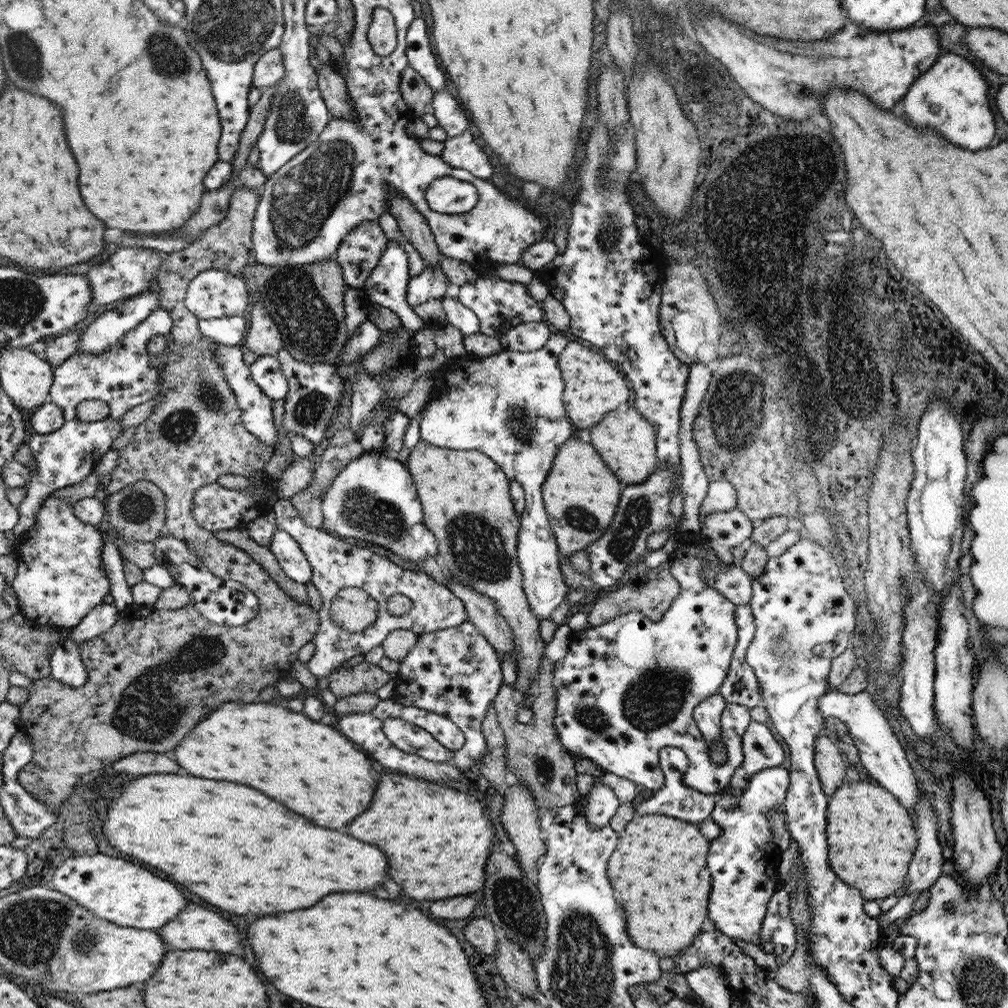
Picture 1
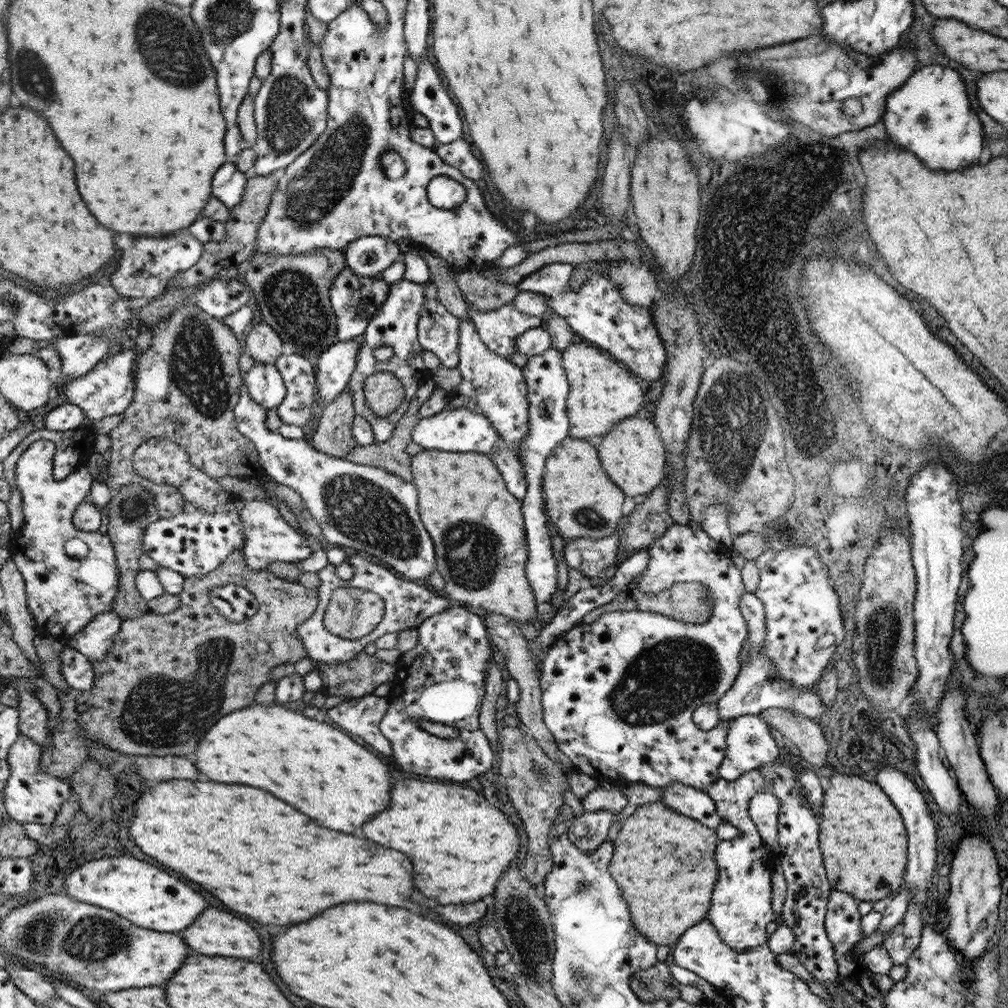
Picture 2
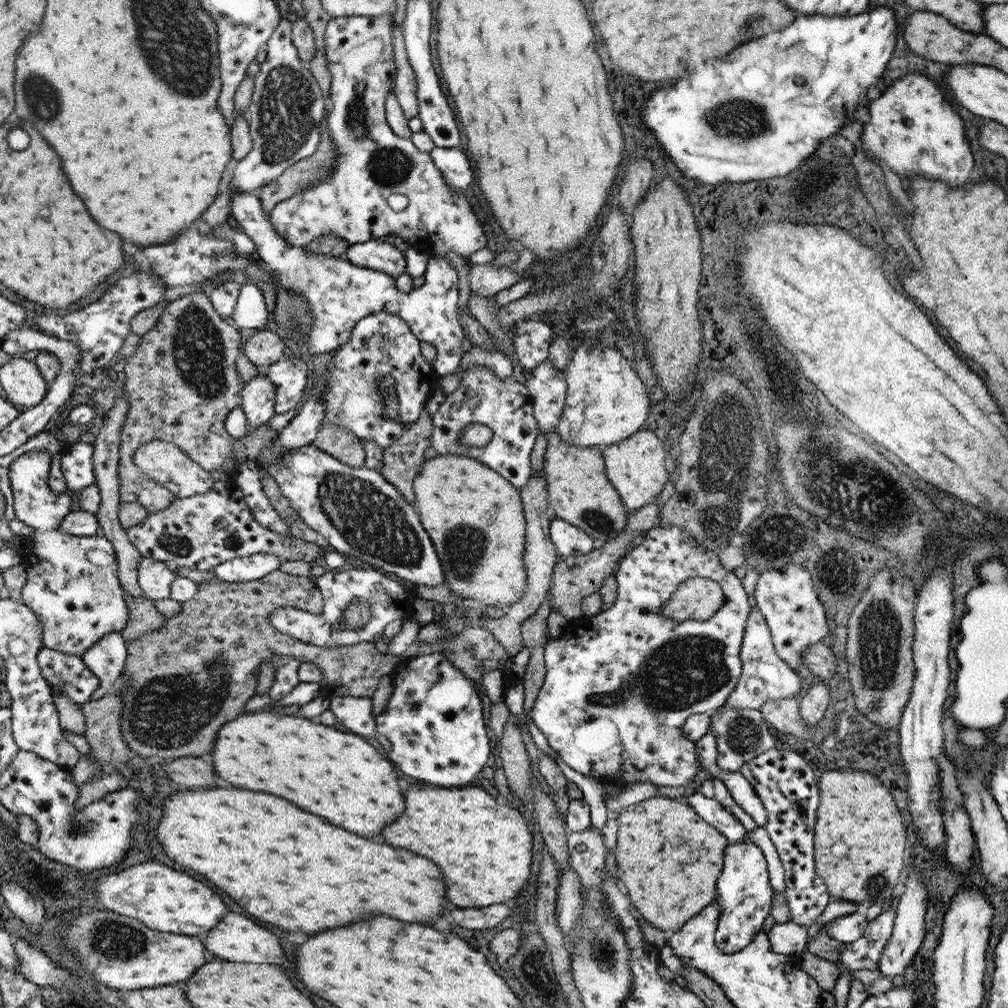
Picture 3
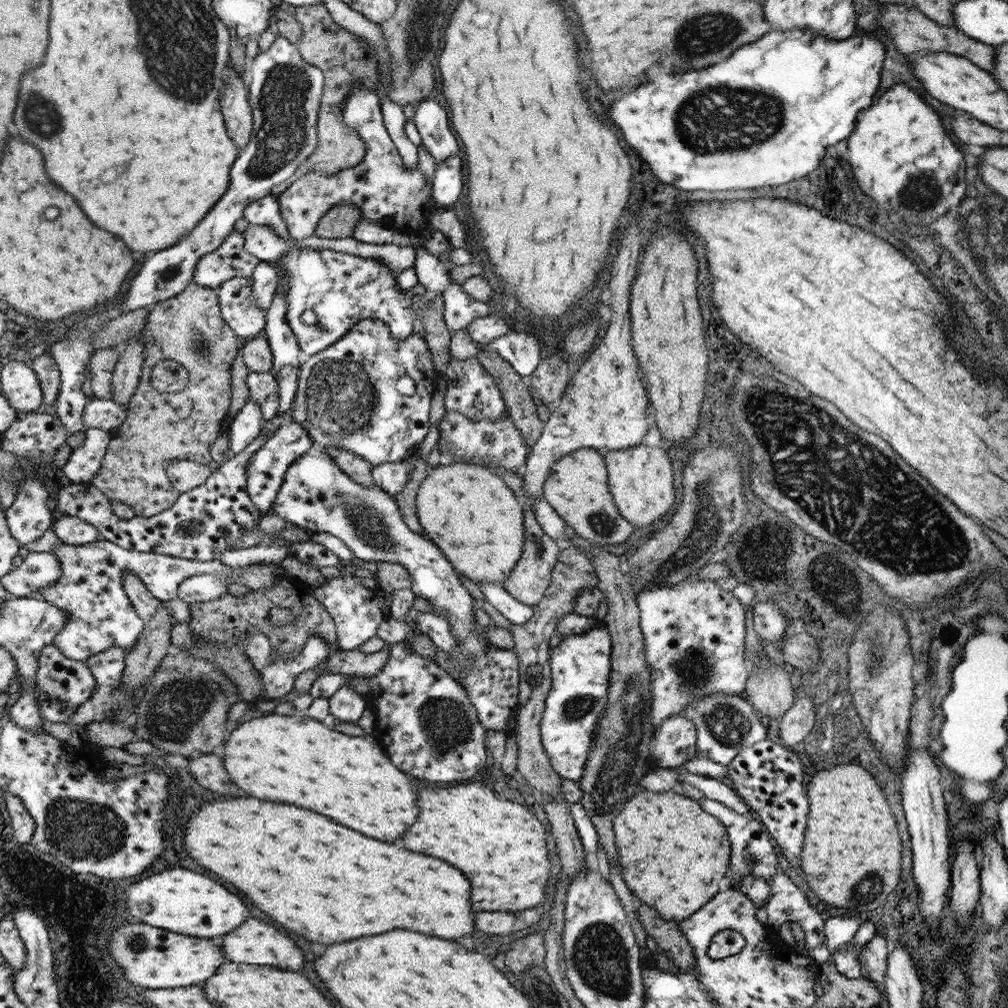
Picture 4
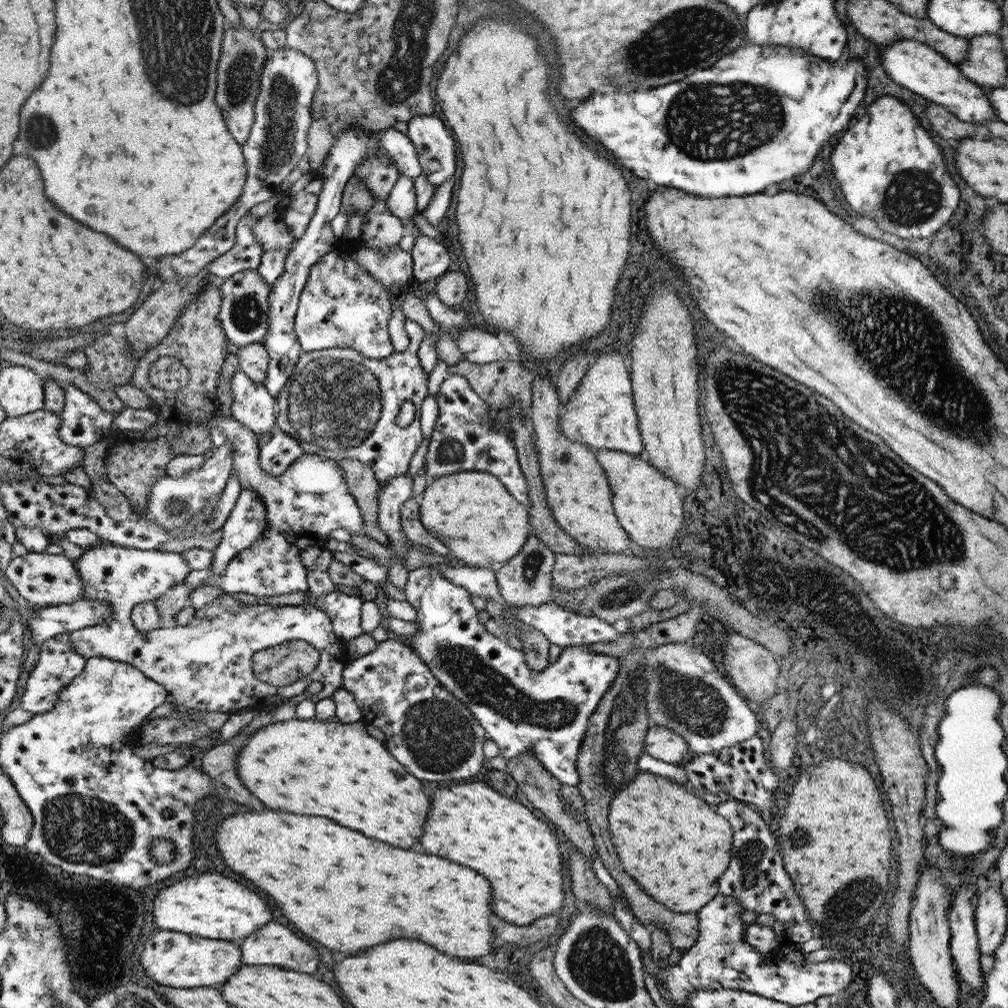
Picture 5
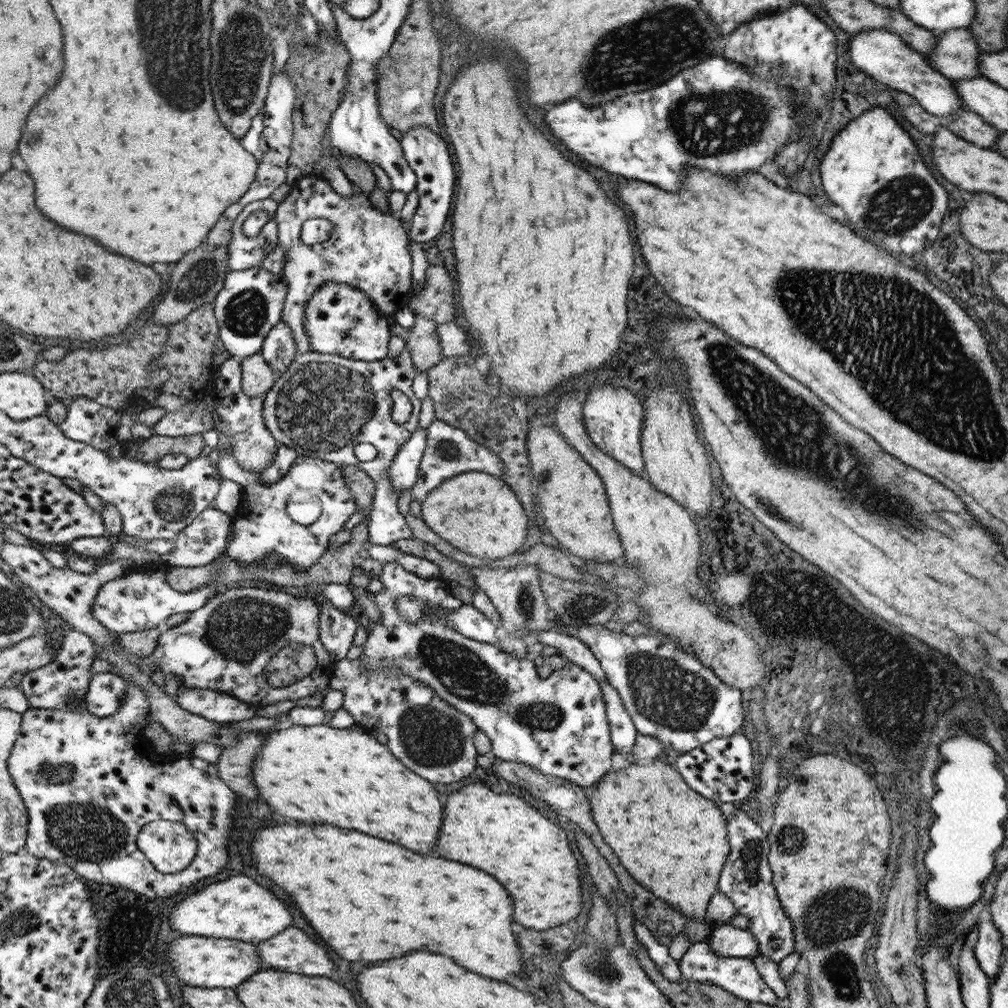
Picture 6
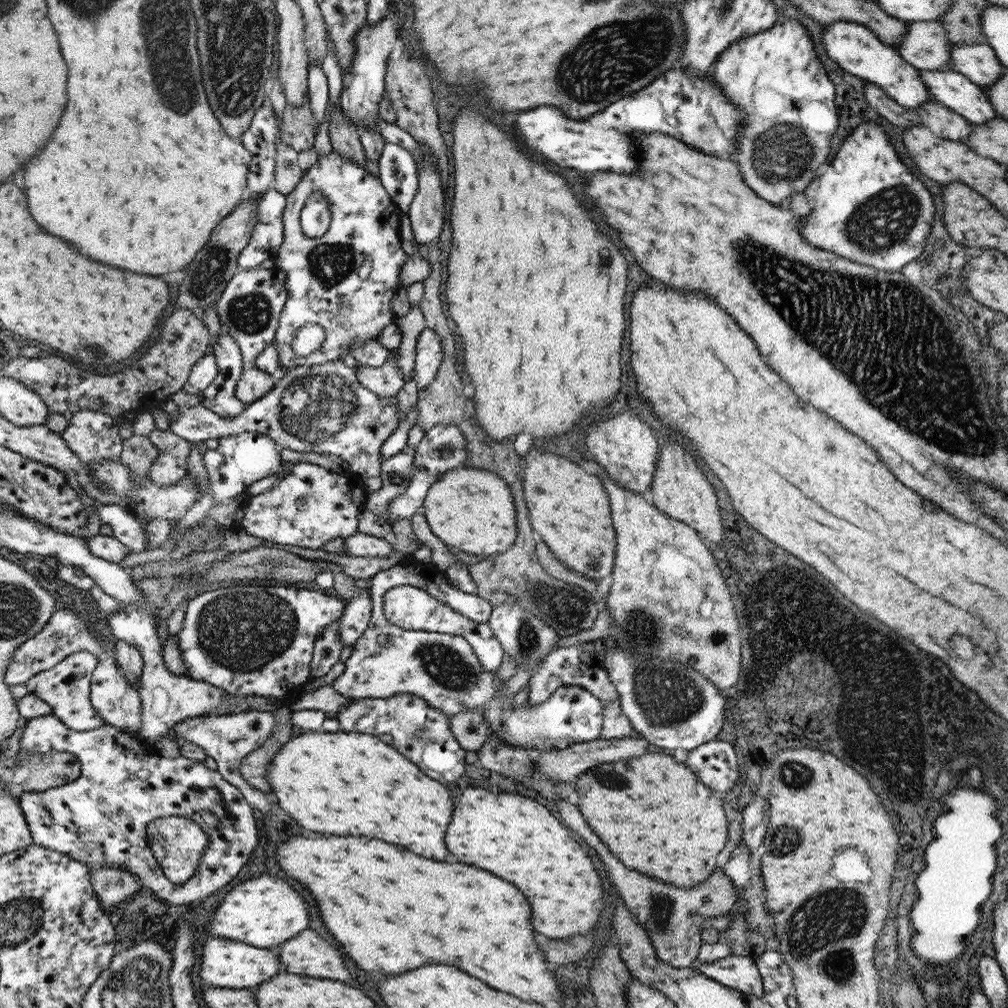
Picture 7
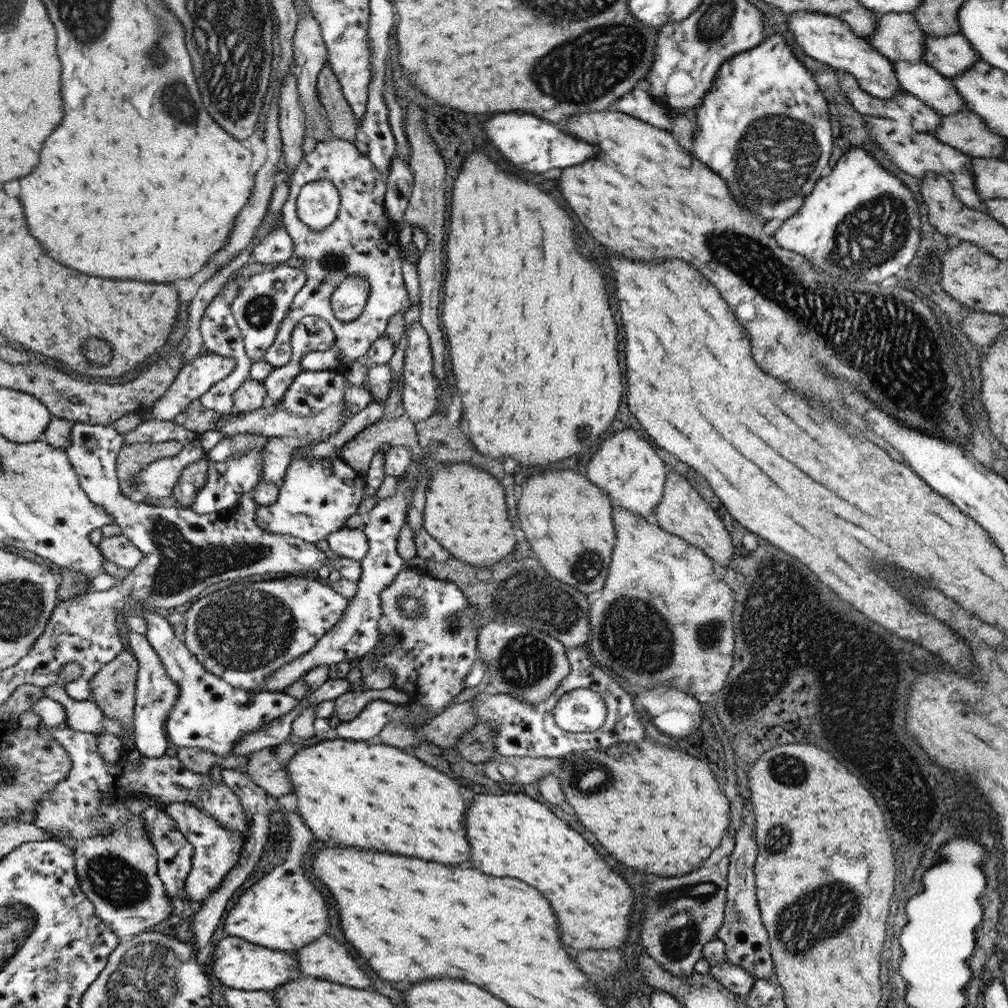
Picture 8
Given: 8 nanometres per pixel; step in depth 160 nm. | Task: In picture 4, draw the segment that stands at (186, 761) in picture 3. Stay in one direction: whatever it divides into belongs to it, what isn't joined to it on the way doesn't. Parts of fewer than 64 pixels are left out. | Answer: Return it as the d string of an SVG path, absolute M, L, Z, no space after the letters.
M214 754L190 758L187 770L200 786L204 786L212 792L220 792L226 796L246 796L246 792L242 792L230 780L228 772L222 772L222 758L216 758Z

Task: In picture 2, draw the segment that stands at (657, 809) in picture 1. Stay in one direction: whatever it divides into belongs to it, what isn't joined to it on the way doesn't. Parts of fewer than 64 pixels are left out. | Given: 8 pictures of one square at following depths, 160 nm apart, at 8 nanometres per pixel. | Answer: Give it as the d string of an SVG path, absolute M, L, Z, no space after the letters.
M681 782L663 787L660 801L669 806L673 812L689 816L708 828L715 829L720 823L724 823L715 809L715 802L708 793Z

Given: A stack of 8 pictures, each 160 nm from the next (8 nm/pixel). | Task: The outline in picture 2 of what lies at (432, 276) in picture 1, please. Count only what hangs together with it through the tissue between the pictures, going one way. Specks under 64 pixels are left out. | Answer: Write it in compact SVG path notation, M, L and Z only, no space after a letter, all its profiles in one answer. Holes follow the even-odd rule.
M405 278L395 283L389 293L389 298L385 300L381 310L369 320L369 324L365 328L365 335L362 336L357 368L349 380L348 388L353 398L355 414L362 416L370 423L376 443L384 442L392 436L397 420L402 418L402 415L408 410L420 384L432 379L431 369L426 368L426 349L422 348L420 338L418 338L419 318L421 318L421 310L426 300L424 285L424 283L418 284ZM380 346L390 346L393 350L392 357L382 363L374 357L374 350ZM377 372L391 372L403 384L405 397L400 403L397 414L377 417L368 406L364 392L365 380Z

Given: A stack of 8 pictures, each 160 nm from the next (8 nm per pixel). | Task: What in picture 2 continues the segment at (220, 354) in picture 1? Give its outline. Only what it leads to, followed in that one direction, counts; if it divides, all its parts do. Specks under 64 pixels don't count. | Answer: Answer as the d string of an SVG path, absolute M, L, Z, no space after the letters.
M246 385L241 386L240 402L236 406L237 428L246 435L259 452L260 468L276 483L288 486L301 494L307 509L322 527L325 541L341 546L349 546L356 552L365 550L381 558L398 575L408 580L426 578L437 566L437 552L434 540L430 540L418 518L419 492L413 483L402 480L396 473L376 465L354 464L342 457L334 457L318 451L302 439L283 437L282 433L268 428L268 412L258 404L248 392Z

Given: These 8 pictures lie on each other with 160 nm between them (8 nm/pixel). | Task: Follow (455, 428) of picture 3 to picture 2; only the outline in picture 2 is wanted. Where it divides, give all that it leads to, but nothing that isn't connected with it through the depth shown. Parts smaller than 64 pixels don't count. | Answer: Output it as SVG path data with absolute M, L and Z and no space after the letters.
M460 319L459 363L458 370L462 382L454 390L456 397L449 407L466 407L487 416L499 434L499 446L488 456L501 472L508 492L512 492L518 500L525 497L527 484L525 470L519 458L519 444L528 432L527 423L527 386L522 369L511 361L502 358L498 353L486 348L479 338L476 325L468 319Z

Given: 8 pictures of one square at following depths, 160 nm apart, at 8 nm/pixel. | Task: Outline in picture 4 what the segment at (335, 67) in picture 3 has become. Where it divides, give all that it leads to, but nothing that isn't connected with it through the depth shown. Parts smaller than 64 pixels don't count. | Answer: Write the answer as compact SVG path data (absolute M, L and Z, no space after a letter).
M356 87L345 100L341 112L343 124L353 128L363 142L365 158L360 164L346 168L335 176L323 172L310 172L302 179L291 181L290 187L278 196L282 219L290 236L303 240L315 234L316 227L336 205L354 205L361 211L362 221L374 221L376 224L391 224L398 230L413 232L427 228L443 232L453 248L462 248L466 244L466 230L456 218L454 210L433 211L433 183L429 183L418 167L407 169L399 150L390 138L381 113L379 96L374 89Z

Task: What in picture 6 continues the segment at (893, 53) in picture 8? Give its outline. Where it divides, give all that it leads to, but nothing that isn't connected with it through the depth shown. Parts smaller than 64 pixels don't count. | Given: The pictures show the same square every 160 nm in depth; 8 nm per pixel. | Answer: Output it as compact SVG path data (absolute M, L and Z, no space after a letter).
M958 29L937 33L937 44L933 52L924 56L936 71L954 80L980 77L981 53L982 50L973 32L968 29Z

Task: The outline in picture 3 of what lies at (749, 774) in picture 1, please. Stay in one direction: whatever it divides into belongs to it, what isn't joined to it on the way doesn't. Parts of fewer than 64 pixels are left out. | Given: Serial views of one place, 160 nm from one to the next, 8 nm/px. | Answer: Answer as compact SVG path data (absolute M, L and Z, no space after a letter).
M722 706L711 714L710 734L715 734L717 744L717 765L731 773L741 770L749 760L757 758L759 754L774 749L774 736L770 734L770 728L766 726L765 717L759 710L734 709L734 707Z

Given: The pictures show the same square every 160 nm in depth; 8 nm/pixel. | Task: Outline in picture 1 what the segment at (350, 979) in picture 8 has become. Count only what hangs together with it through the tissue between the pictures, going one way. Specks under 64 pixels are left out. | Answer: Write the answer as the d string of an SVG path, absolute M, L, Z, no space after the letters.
M188 904L182 912L178 912L178 916L169 920L170 924L164 924L158 930L162 940L166 944L170 944L172 948L178 950L218 950L218 952L232 952L240 946L242 934L240 930L230 924L228 920L224 920L220 914L214 914L198 904Z

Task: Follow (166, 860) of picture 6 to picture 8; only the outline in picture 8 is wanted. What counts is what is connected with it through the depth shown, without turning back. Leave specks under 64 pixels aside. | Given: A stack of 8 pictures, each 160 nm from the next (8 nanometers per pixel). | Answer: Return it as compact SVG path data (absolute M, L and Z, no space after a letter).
M172 802L165 809L174 812L178 827L184 831L186 840L193 844L192 870L186 879L183 893L191 902L200 903L212 895L221 886L225 876L237 867L237 862L241 859L241 848L246 838L242 838L241 834L233 830L222 828L214 817L204 815L196 810L196 806L192 807L184 802Z

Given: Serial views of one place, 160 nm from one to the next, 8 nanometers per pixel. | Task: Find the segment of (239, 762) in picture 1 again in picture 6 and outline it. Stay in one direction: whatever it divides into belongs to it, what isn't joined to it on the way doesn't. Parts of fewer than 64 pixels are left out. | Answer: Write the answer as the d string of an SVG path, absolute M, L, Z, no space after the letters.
M325 723L310 728L293 725L269 736L266 748L262 748L258 760L254 760L254 784L258 784L258 792L262 792L262 798L274 812L304 824L334 824L338 828L370 832L370 836L406 844L406 848L414 848L422 854L434 846L442 826L442 802L436 788L398 762L398 758L374 736L366 734L365 729L356 724L340 730Z

